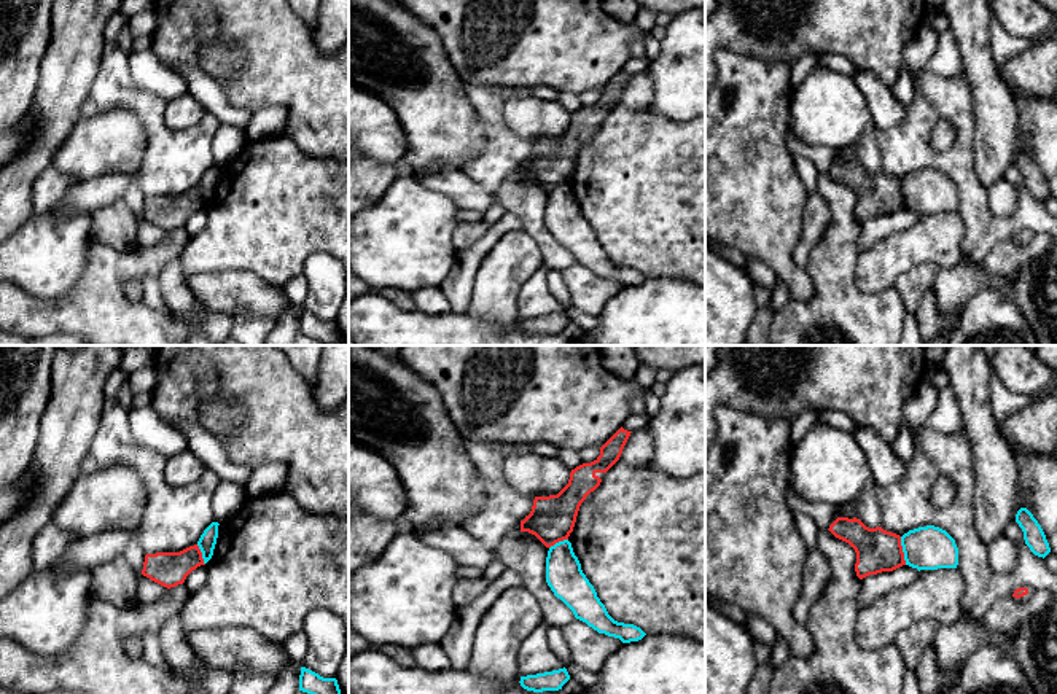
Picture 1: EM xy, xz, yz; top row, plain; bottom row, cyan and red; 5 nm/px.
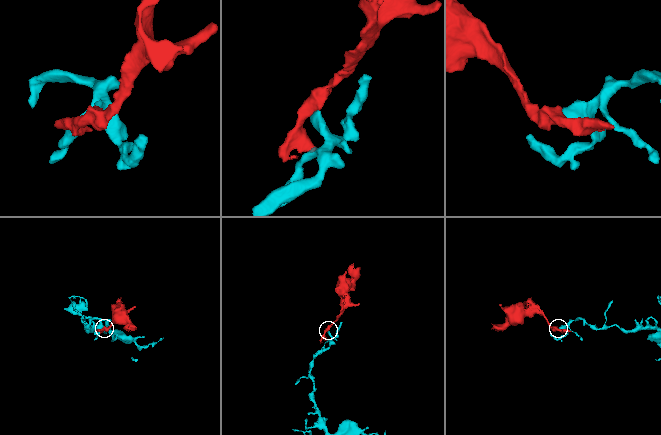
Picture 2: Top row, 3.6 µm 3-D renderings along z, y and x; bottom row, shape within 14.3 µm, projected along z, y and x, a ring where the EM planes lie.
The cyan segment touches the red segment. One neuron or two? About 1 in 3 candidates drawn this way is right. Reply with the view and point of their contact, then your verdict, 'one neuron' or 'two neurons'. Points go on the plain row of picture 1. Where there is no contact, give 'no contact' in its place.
contact yz (903, 194); two neurons

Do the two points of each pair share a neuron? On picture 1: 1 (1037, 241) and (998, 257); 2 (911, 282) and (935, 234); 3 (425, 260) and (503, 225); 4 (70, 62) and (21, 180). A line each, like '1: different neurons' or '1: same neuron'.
1: same neuron
2: different neurons
3: different neurons
4: same neuron

